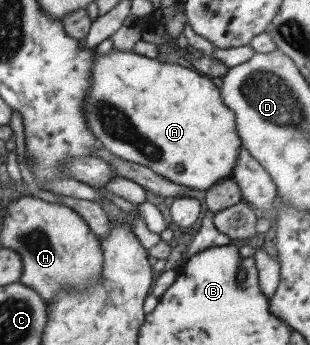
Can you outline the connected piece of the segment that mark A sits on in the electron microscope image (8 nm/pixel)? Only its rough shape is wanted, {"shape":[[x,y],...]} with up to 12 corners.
{"shape":[[93,52],[87,127],[197,190],[241,139],[208,76]]}

